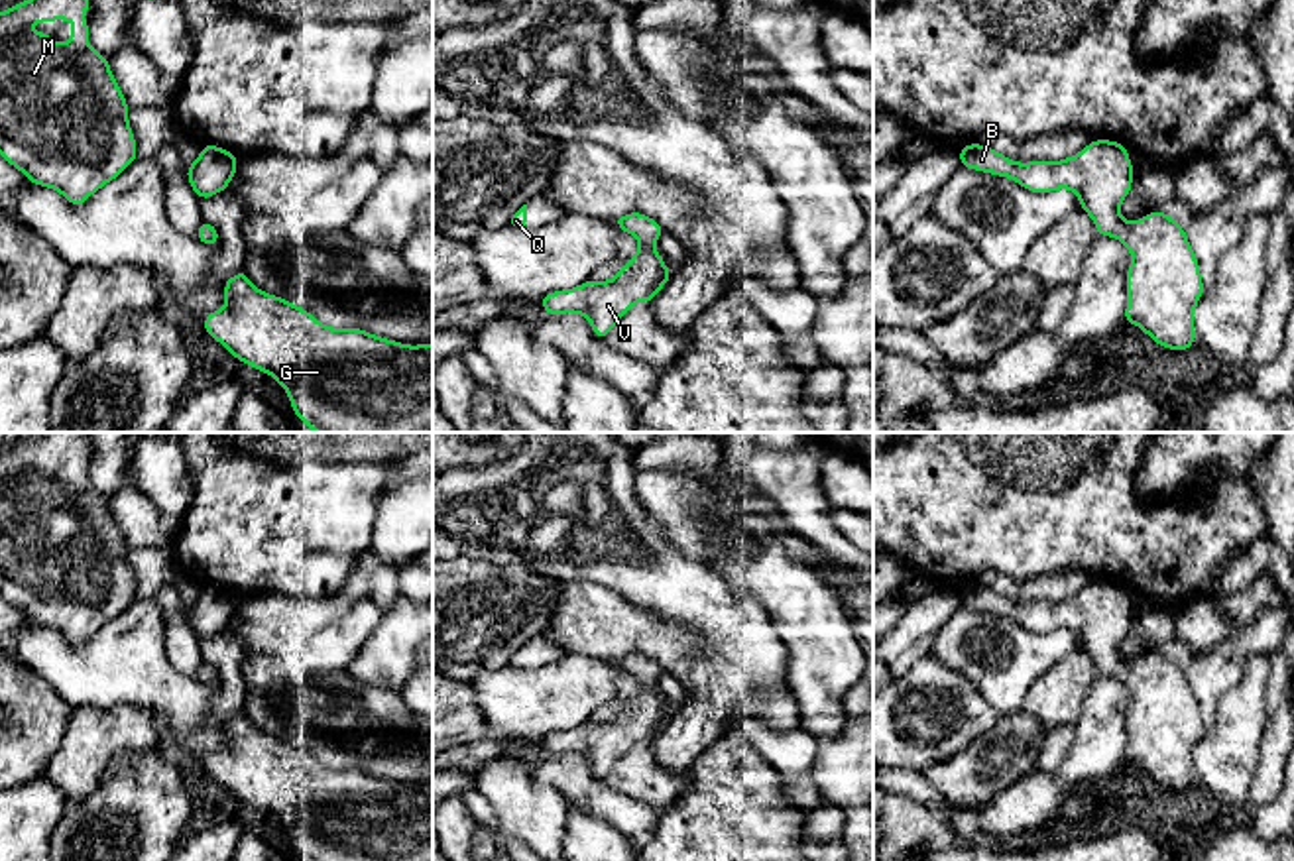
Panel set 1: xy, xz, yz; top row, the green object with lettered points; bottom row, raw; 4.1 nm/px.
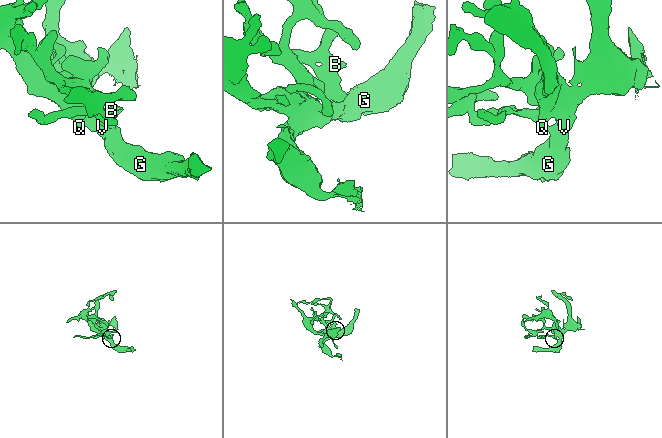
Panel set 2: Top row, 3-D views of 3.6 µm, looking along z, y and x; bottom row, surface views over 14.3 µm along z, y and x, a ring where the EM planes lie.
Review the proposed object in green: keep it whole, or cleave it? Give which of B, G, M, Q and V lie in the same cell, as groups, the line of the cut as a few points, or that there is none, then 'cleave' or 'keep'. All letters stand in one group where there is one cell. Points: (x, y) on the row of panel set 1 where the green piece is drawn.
groups B G M Q V; cut none; keep

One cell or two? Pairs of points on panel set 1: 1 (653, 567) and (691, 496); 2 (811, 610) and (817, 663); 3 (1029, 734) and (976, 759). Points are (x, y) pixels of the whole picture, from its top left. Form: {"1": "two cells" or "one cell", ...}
{"1": "two cells", "2": "one cell", "3": "one cell"}

